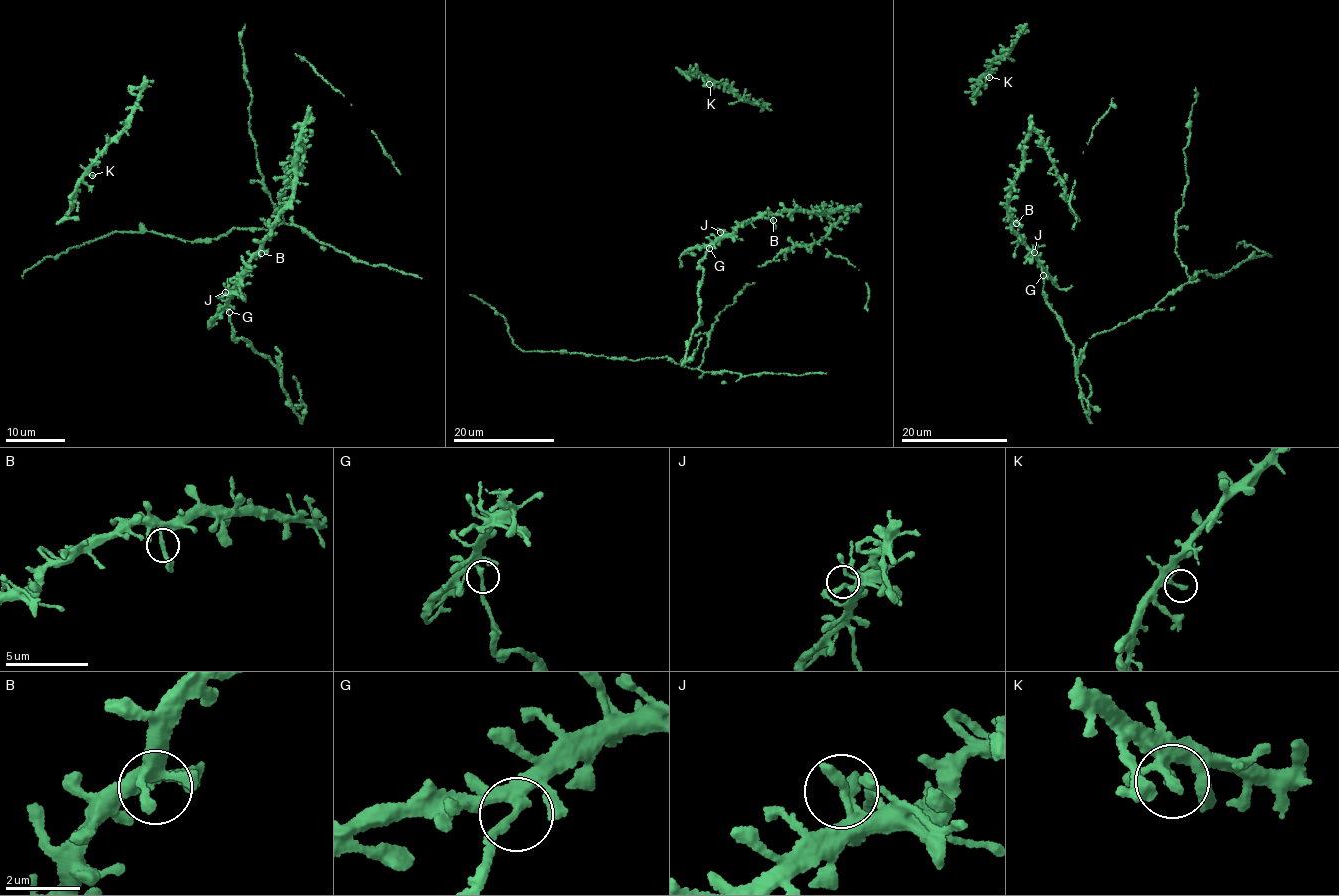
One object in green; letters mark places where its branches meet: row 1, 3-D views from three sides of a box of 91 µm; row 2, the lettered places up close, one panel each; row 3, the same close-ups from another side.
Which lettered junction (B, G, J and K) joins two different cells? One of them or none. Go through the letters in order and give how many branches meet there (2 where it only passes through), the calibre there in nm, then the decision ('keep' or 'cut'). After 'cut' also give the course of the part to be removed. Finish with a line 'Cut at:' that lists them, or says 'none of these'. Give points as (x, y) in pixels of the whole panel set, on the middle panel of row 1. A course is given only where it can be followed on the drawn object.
B: branches 2; calibre 200 nm; keep
G: branches 2; calibre 220 nm; cut; course (709, 248), (701, 260), (703, 275), (697, 291), (697, 327), (687, 342), (685, 359), (692, 360), (702, 338)
J: branches 2; calibre 240 nm; keep
K: branches 2; calibre 200 nm; keep
Cut at: G

